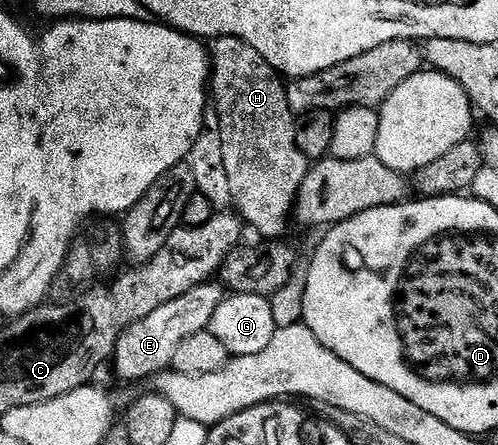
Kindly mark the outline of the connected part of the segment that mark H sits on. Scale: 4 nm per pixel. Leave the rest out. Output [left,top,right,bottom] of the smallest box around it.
[211,36,311,238]

